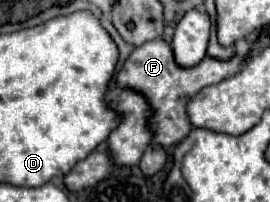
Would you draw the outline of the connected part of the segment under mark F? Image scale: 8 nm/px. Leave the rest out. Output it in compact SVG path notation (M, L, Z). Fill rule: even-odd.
M154 39L154 41L148 41L146 45L136 47L130 53L130 57L126 59L126 63L122 65L122 69L116 75L116 87L126 87L126 89L132 89L132 91L138 91L144 95L144 99L148 101L148 105L152 109L150 123L148 123L148 127L152 131L152 141L158 143L160 147L168 149L168 147L180 143L192 129L188 115L186 115L186 101L190 97L194 97L202 87L220 83L222 79L238 73L242 63L244 61L238 55L232 57L230 61L218 61L212 57L204 57L196 67L182 69L174 61L172 47L164 39Z

